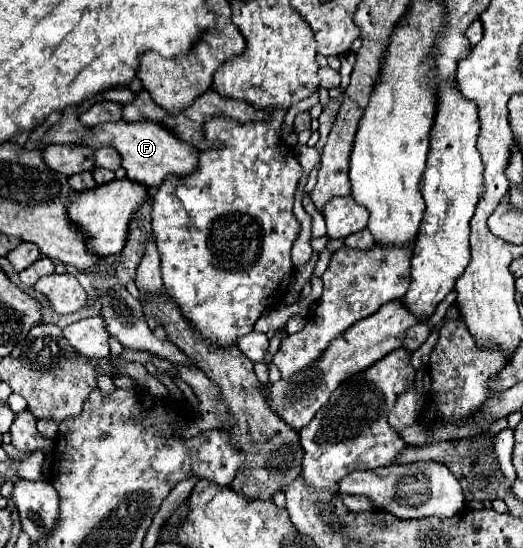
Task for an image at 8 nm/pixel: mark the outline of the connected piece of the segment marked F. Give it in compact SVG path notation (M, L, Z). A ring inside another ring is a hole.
M118 121L118 123L96 125L88 131L86 145L94 149L98 149L100 145L112 145L122 155L122 167L126 169L128 179L144 183L150 189L158 189L162 181L170 175L188 177L198 169L200 151L194 145L174 137L172 133L168 133L168 129L156 125L154 121L138 121L138 123Z

